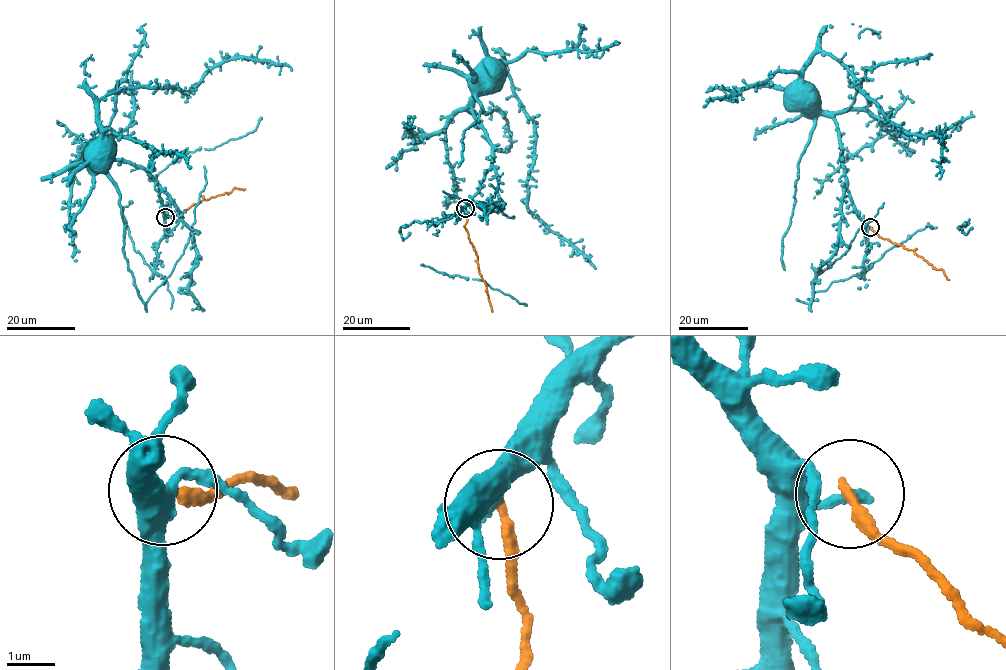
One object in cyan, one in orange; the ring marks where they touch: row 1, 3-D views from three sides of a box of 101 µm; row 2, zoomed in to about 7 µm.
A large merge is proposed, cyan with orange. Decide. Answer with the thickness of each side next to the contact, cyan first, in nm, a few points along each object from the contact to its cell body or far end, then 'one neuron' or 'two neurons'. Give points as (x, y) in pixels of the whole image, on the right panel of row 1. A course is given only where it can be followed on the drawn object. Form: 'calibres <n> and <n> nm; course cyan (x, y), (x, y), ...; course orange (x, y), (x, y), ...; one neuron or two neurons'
calibres 220 and 240 nm; course cyan (871, 227), (859, 216), (846, 188), (840, 136), (833, 117), (824, 112), (806, 86), (792, 86); course orange (870, 227), (879, 236), (914, 251), (933, 267), (943, 270), (949, 280); two neurons

